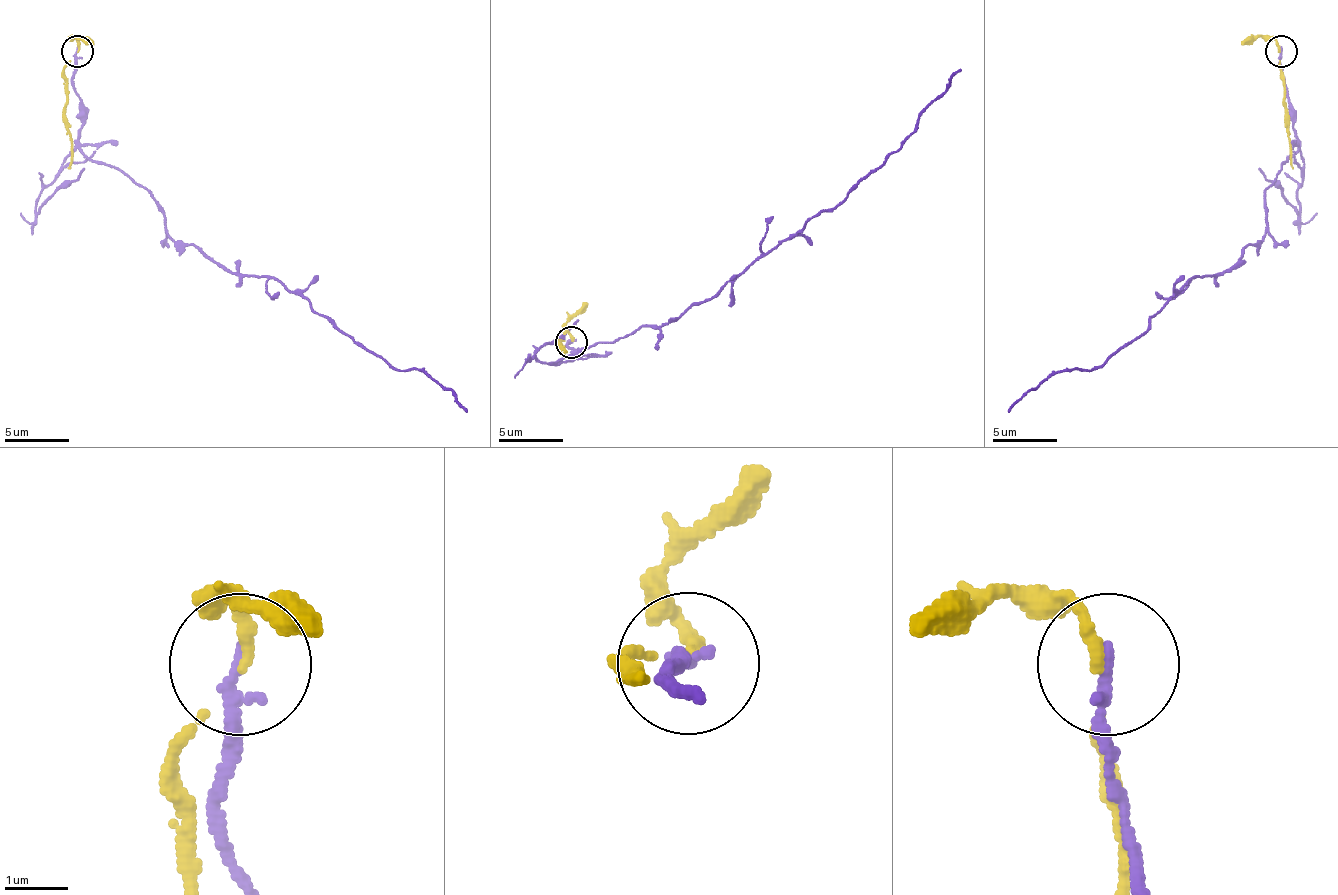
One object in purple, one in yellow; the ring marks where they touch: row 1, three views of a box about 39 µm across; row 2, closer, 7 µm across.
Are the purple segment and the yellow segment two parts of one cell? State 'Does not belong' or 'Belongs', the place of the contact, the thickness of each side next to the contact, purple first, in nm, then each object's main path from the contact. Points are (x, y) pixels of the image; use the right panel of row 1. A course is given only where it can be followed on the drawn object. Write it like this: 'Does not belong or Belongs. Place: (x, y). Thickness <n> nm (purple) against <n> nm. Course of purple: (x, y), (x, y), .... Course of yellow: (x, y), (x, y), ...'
Does not belong. Place: (1281, 51). Thickness 180 nm (purple) against 130 nm. Course of purple: (1280, 50), (1297, 150), (1264, 192), (1264, 234), (1219, 273), (1193, 276), (1093, 370), (1054, 370), (1009, 412). Course of yellow: (1280, 50), (1293, 169)

